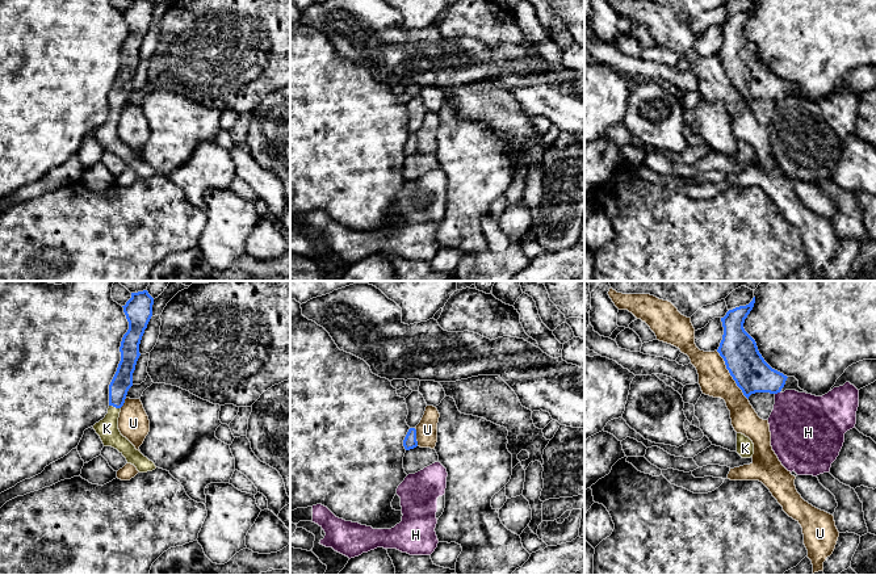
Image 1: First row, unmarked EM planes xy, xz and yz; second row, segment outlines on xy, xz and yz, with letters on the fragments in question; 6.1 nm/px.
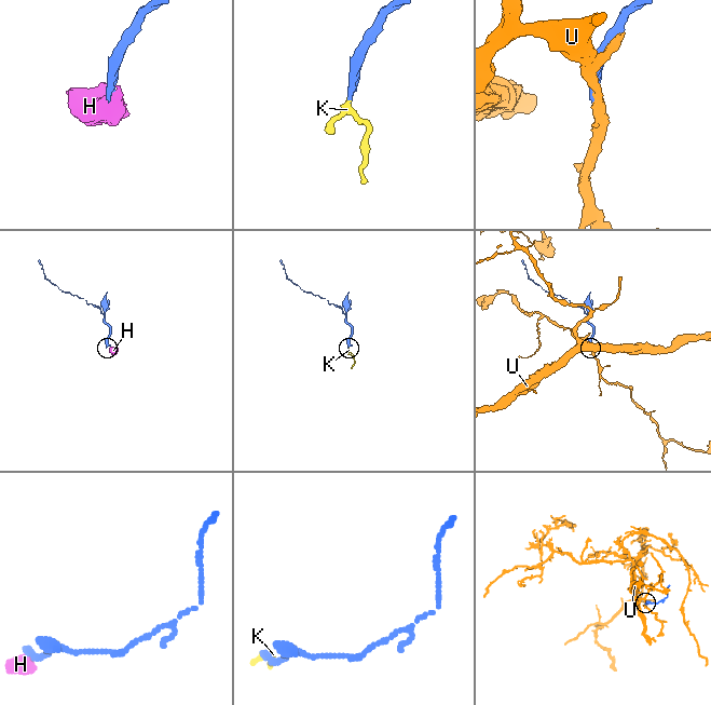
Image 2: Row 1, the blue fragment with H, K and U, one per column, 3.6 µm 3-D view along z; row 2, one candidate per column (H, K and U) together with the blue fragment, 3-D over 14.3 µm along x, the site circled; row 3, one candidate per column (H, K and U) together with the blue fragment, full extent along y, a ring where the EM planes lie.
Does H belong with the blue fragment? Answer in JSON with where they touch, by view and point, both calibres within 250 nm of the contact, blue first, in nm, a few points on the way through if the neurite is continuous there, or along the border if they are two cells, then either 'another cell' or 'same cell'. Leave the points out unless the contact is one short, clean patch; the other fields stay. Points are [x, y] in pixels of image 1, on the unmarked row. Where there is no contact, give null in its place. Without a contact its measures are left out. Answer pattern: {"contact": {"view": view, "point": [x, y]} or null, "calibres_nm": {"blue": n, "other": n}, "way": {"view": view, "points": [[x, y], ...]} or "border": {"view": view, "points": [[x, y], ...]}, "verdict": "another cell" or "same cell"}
{"contact": {"view": "yz", "point": [776, 99]}, "calibres_nm": {"blue": 220, "other": 380}, "border": {"view": "yz", "points": [[779, 97], [775, 100]]}, "verdict": "another cell"}

